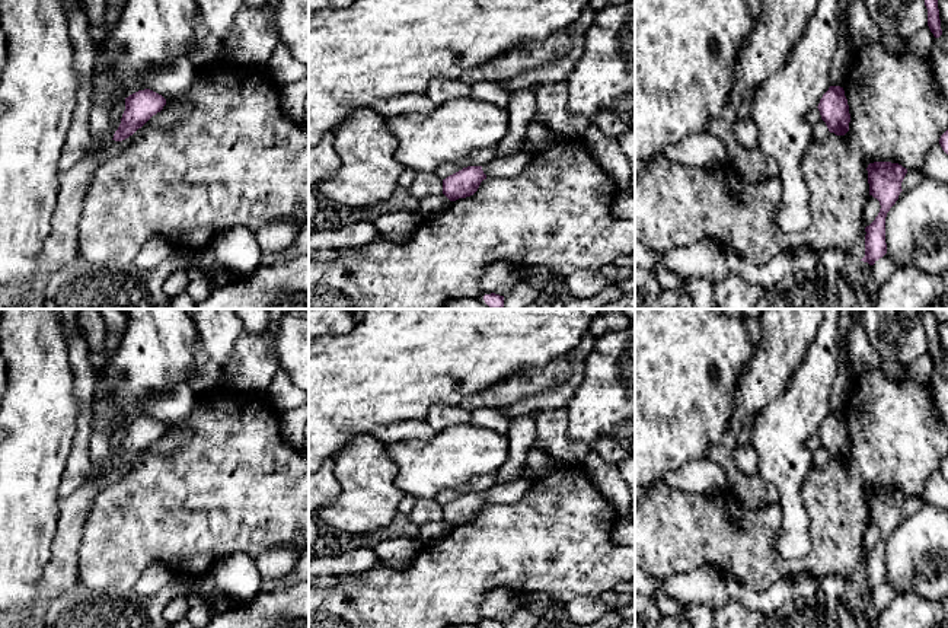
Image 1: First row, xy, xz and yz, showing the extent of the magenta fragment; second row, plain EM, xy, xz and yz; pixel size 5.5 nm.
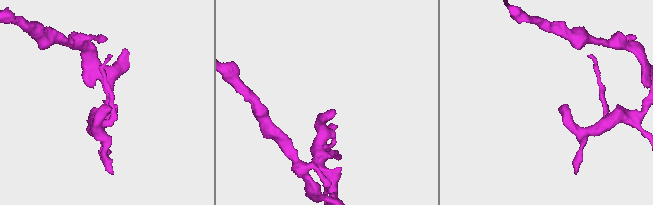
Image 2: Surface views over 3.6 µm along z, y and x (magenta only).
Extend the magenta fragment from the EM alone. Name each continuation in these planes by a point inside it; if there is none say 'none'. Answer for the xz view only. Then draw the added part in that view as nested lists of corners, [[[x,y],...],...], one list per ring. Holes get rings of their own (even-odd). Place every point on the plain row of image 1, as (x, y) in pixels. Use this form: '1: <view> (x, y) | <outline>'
none

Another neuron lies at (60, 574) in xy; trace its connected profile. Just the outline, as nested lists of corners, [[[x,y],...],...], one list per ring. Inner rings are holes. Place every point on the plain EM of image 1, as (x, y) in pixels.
[[[186,428],[165,431],[141,455],[122,468],[111,466],[98,478],[86,479],[71,495],[58,498],[61,517],[52,541],[51,557],[39,578],[39,590],[52,596],[74,589],[79,577],[79,548],[82,545],[84,522],[95,497],[108,484],[118,481],[131,472],[147,455],[167,453],[191,439]]]

